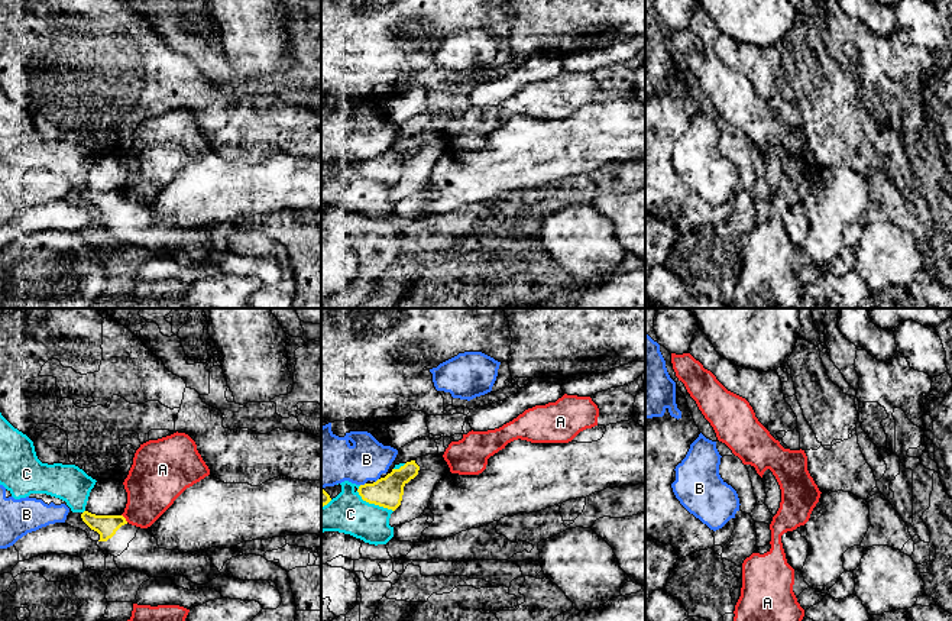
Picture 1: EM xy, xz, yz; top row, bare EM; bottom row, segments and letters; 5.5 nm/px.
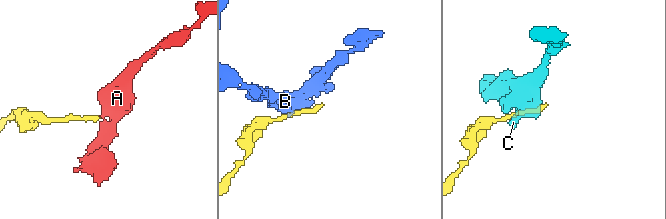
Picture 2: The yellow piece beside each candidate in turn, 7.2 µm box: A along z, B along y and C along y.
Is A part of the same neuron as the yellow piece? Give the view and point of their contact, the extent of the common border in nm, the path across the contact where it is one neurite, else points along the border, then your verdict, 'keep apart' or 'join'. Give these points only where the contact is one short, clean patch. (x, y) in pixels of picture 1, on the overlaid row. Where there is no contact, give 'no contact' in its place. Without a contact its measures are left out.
contact xy (125, 518); length 60 nm; border xy (122, 514), (128, 521); keep apart

